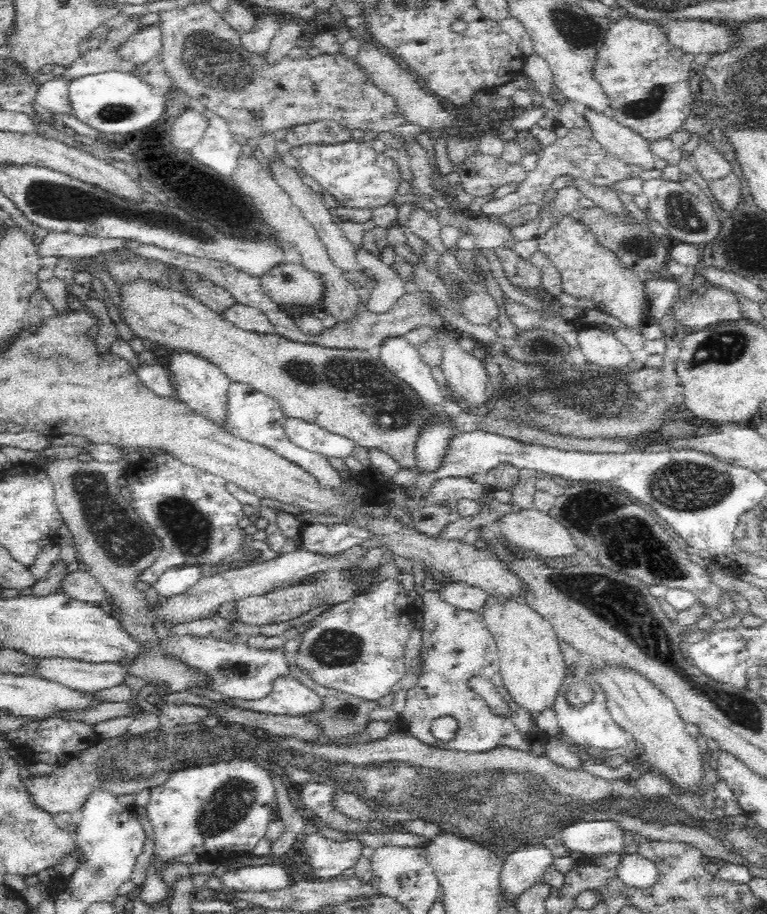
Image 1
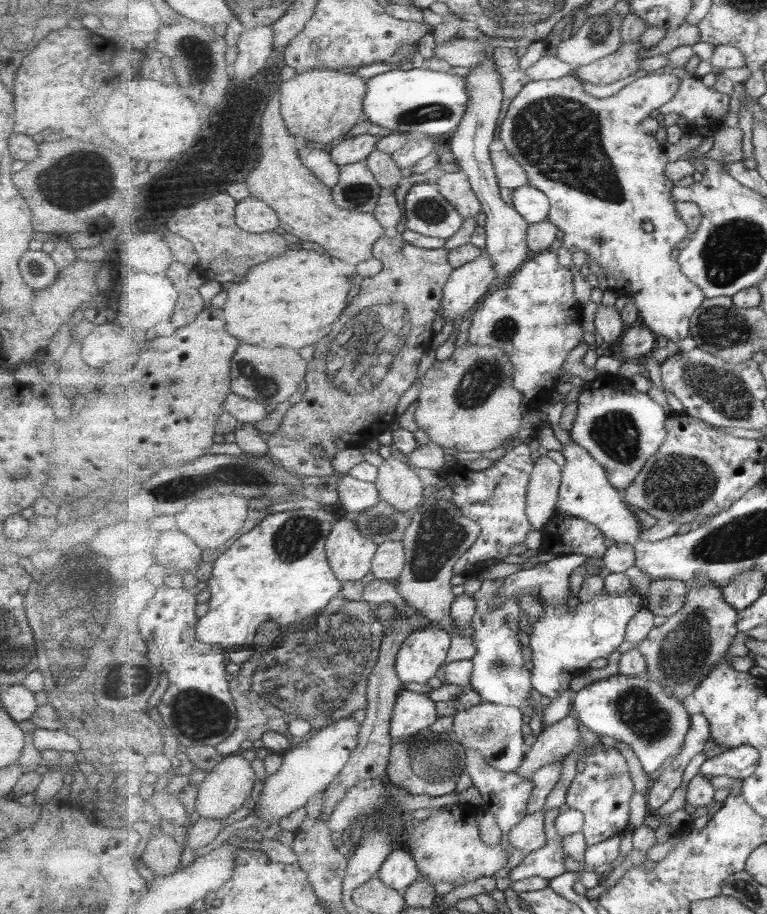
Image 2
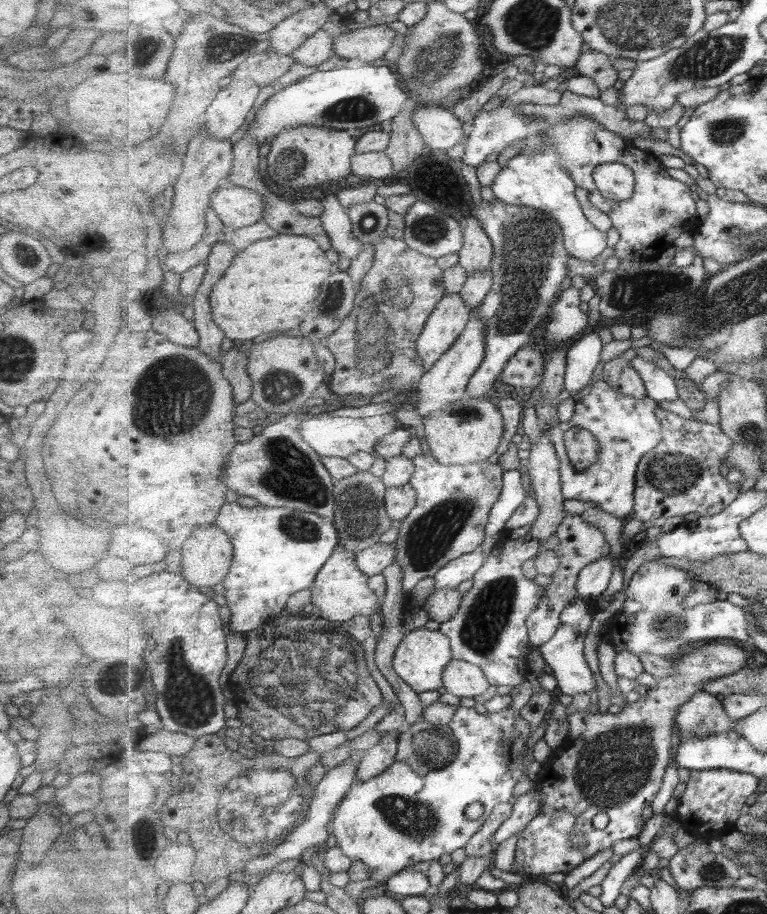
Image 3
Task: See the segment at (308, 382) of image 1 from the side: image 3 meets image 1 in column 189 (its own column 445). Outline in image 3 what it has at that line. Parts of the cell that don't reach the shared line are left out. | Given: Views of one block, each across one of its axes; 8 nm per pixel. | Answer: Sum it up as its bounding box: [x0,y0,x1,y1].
[416,293,472,371]

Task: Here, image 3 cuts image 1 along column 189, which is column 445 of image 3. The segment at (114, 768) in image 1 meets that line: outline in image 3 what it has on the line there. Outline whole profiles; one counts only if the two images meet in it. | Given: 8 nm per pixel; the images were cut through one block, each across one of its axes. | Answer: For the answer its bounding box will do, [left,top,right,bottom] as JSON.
[396,720,459,775]

